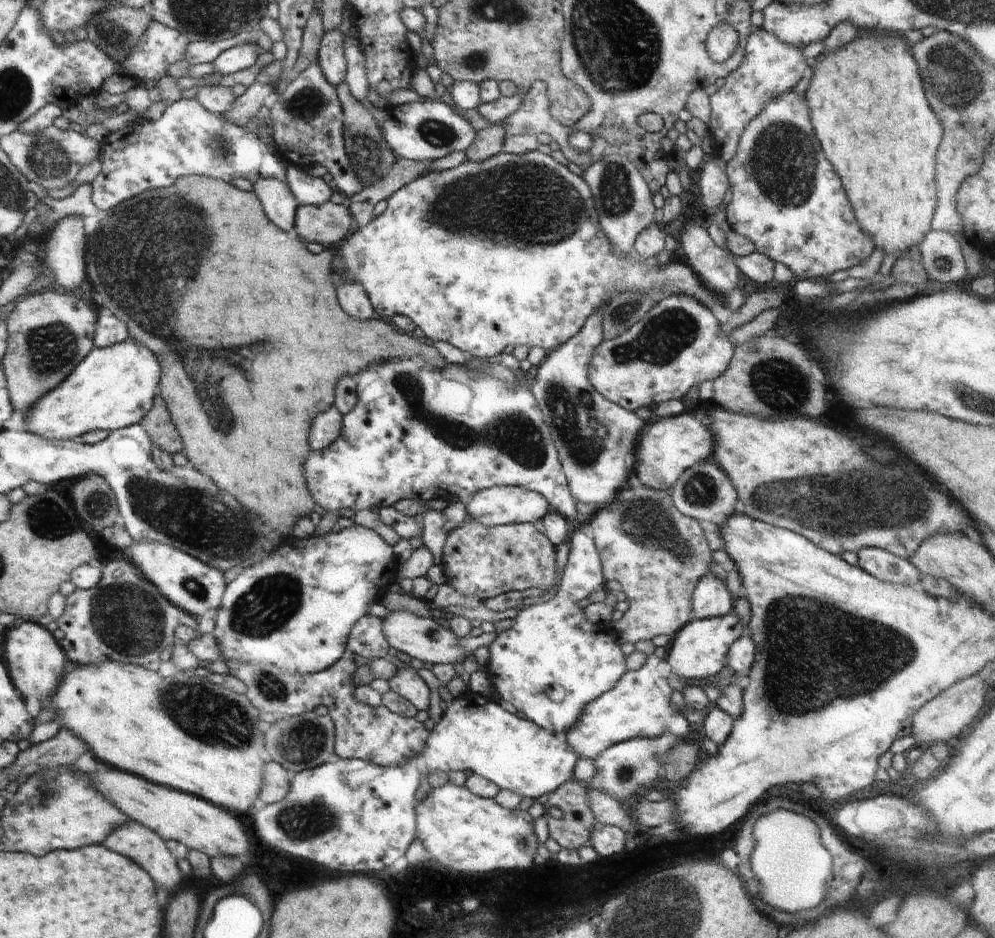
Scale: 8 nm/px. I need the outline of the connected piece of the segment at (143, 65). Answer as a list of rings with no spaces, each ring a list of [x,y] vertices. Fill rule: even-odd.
[[[154,18],[150,20],[148,28],[146,28],[146,33],[142,34],[142,39],[138,48],[120,64],[116,64],[115,74],[128,76],[137,81],[141,81],[142,78],[151,81],[158,81],[164,78],[168,73],[170,66],[175,64],[180,60],[184,60],[186,56],[186,48],[188,48],[188,38],[184,34],[180,34],[178,30],[166,26],[166,24],[160,24],[156,22]]]

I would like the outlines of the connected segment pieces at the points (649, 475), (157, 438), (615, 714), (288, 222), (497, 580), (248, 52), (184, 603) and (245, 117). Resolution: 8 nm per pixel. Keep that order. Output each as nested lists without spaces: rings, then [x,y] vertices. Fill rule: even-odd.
[[[683,412],[664,417],[662,420],[650,422],[650,426],[642,430],[636,474],[646,488],[668,491],[676,479],[682,476],[684,470],[688,470],[697,462],[712,460],[713,452],[714,434],[710,432],[702,414]]]
[[[158,393],[153,408],[146,413],[145,418],[139,422],[152,439],[152,446],[158,446],[160,450],[174,454],[183,452],[183,442],[176,426],[170,418],[167,404]]]
[[[656,654],[646,656],[646,662],[636,672],[625,672],[616,686],[596,700],[590,702],[578,724],[563,733],[566,744],[576,752],[576,756],[586,756],[596,760],[604,750],[610,746],[632,740],[632,738],[656,738],[662,732],[672,732],[678,740],[691,740],[692,724],[688,723],[684,713],[670,703],[670,696],[674,690],[668,684],[668,679],[658,672],[659,659]]]
[[[266,178],[253,184],[254,192],[260,199],[268,220],[284,232],[293,232],[294,216],[298,200],[288,188],[285,180]]]
[[[468,519],[464,522],[464,526],[456,527],[447,533],[441,566],[444,578],[446,578],[445,582],[452,586],[453,590],[458,590],[460,594],[478,594],[478,598],[484,601],[511,590],[540,588],[547,593],[558,582],[555,546],[545,534],[535,528],[534,523],[489,527]]]
[[[258,44],[236,45],[222,52],[212,61],[212,64],[222,81],[229,82],[229,77],[234,72],[240,72],[240,70],[254,65],[261,52],[262,49]]]
[[[150,540],[133,541],[134,544],[126,548],[123,551],[124,554],[132,560],[134,566],[138,566],[138,570],[149,578],[151,583],[154,583],[154,586],[157,586],[166,600],[198,620],[216,613],[227,585],[223,572],[174,548],[173,545],[168,546],[162,542],[150,542]]]
[[[256,82],[248,87],[244,94],[236,97],[230,110],[221,116],[226,118],[226,122],[247,127],[256,118],[258,110],[264,106],[270,106],[277,94],[276,82]]]

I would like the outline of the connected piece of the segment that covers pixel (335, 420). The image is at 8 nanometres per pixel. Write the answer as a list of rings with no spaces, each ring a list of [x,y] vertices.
[[[334,404],[328,406],[326,410],[322,410],[310,426],[310,450],[320,452],[320,450],[333,444],[334,440],[340,436],[342,420],[343,415],[338,412],[338,408]]]

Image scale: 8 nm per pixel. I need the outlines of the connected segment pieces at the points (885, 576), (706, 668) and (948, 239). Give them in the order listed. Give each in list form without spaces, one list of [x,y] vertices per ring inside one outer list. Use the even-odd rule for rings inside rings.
[[[866,547],[866,550],[860,550],[857,554],[858,566],[878,580],[904,586],[919,585],[920,573],[908,559],[874,547]]]
[[[734,609],[720,618],[694,619],[685,624],[668,645],[666,662],[670,664],[671,672],[686,680],[706,680],[716,676],[724,668],[727,654],[733,642],[736,642],[746,628],[740,622]]]
[[[931,229],[918,245],[922,266],[929,280],[950,284],[963,282],[967,275],[960,243],[949,232]]]

